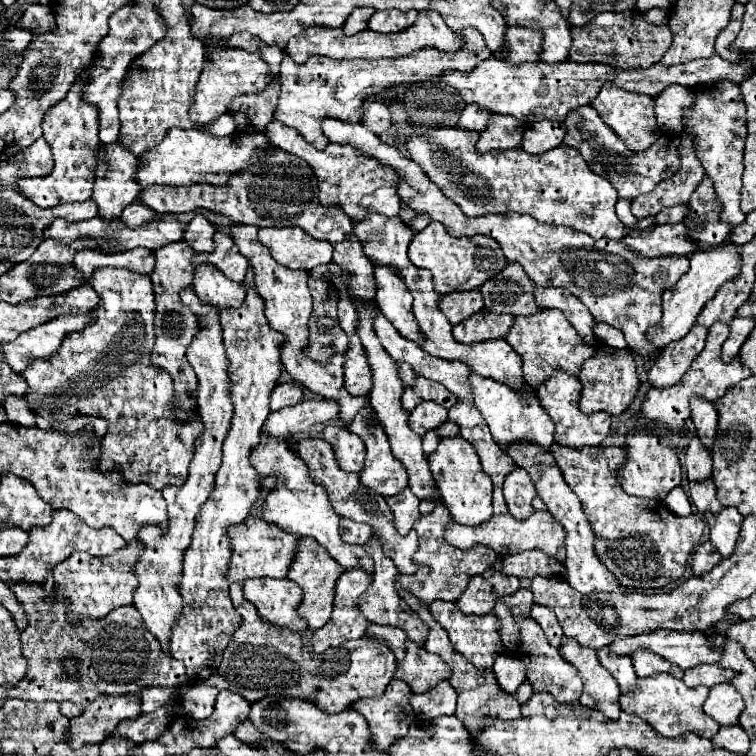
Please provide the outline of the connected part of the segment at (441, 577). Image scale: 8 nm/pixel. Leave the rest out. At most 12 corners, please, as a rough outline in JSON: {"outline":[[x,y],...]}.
{"outline":[[446,505],[416,521],[418,569],[396,587],[424,605],[458,599],[496,561],[484,545],[448,545]]}

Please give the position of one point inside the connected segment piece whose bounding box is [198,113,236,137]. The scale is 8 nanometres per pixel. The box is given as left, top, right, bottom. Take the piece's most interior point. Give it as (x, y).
(225, 125)

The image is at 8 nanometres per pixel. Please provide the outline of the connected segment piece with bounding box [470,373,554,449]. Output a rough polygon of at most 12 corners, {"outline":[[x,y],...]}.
{"outline":[[470,375],[476,409],[494,441],[554,443],[538,395]]}

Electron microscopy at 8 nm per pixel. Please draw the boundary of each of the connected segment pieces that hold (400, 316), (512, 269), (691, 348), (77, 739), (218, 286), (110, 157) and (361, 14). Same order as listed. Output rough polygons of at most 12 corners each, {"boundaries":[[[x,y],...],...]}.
{"boundaries":[[[376,267],[376,301],[402,337],[420,345],[412,295],[390,267]],[[516,263],[482,285],[484,309],[540,311],[534,281]],[[696,323],[672,341],[648,371],[656,389],[676,385],[704,349],[708,327]],[[140,693],[100,695],[70,719],[68,745],[102,743],[142,715]],[[212,265],[194,273],[196,295],[216,313],[240,307],[244,285]],[[100,143],[92,199],[102,221],[138,197],[136,157]],[[354,9],[342,31],[354,35],[368,29],[368,17],[374,9]]]}

